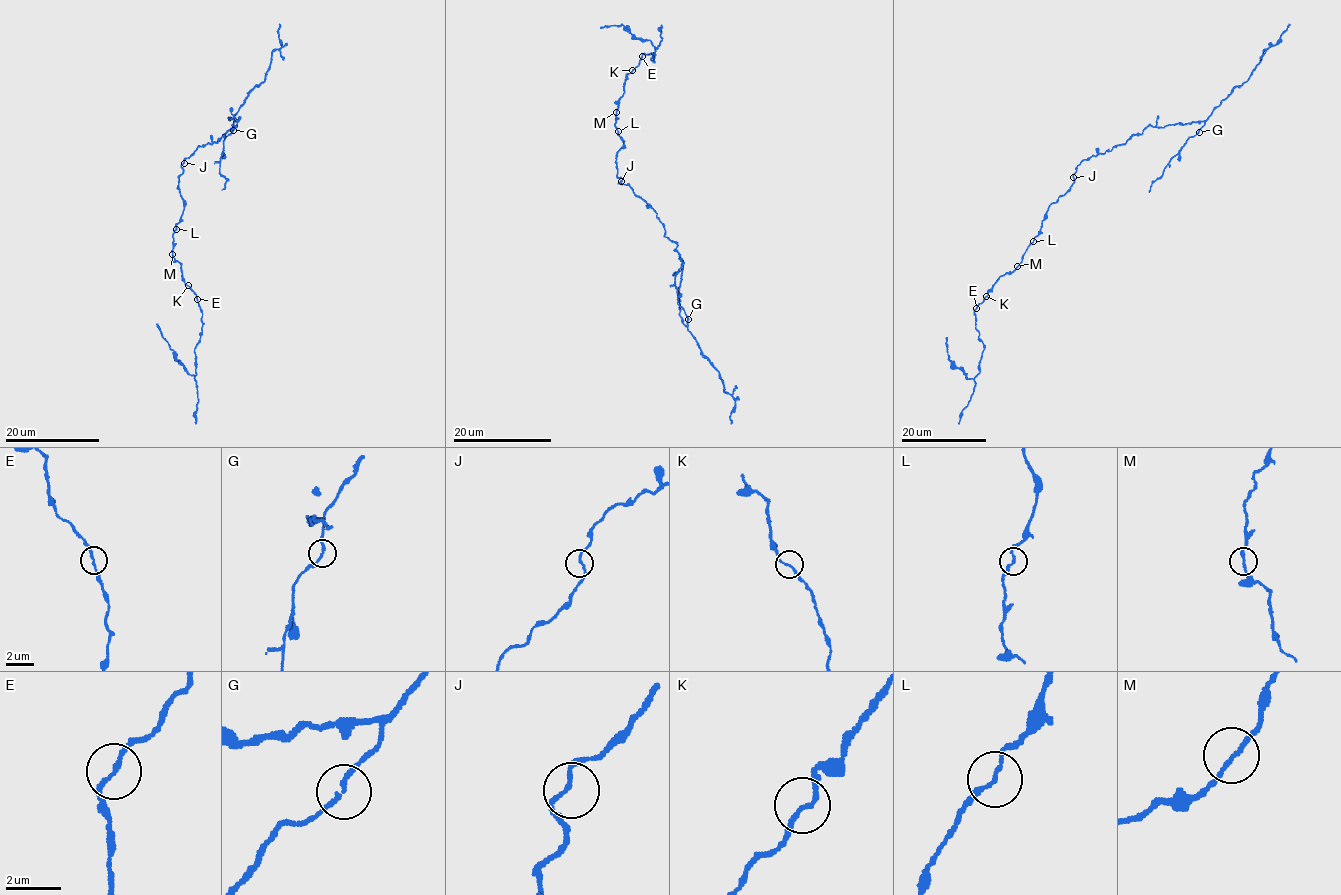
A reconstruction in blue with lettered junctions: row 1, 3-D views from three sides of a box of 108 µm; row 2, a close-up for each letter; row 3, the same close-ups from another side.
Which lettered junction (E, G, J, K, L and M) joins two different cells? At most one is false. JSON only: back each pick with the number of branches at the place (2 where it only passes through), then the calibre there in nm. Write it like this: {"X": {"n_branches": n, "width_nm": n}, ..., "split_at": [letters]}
{"E": {"n_branches": 2, "width_nm": 140}, "split_at": ["E"]}

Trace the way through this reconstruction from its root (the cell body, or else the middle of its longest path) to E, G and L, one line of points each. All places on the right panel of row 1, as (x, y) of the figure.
E: (1072, 185), (1049, 205), (1041, 232), (1027, 247), (1022, 261), (1013, 271), (998, 278), (976, 308)
G: (1072, 185), (1073, 174), (1083, 160), (1109, 151), (1117, 144), (1124, 144), (1148, 125), (1204, 121), (1198, 132)
L: (1072, 185), (1049, 205), (1041, 232), (1033, 242)

